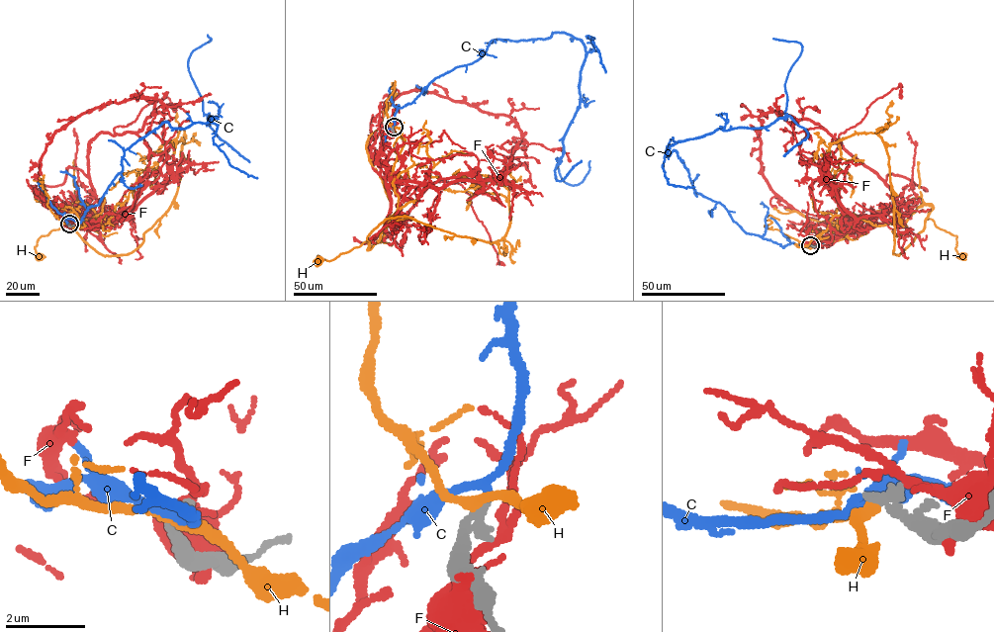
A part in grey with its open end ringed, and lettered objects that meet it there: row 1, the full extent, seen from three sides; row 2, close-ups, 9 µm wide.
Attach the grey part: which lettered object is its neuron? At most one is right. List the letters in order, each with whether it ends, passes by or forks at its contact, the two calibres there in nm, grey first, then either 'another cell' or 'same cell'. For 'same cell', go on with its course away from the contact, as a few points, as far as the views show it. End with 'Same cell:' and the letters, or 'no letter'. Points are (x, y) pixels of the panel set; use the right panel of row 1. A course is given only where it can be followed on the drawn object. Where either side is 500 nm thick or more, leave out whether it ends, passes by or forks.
C: it passes by; 280 nm thick on the grey side, 180 nm on the other; same cell
F: it forks there; 300 nm thick on the grey side, 170 nm on the other; another cell
H: it passes by; 300 nm thick on the grey side, 240 nm on the other; another cell
Same cell: C

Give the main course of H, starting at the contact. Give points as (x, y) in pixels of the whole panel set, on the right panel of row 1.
H: (811, 245), (841, 239), (878, 211), (920, 197), (933, 207), (926, 219), (956, 236), (955, 250), (962, 256)

